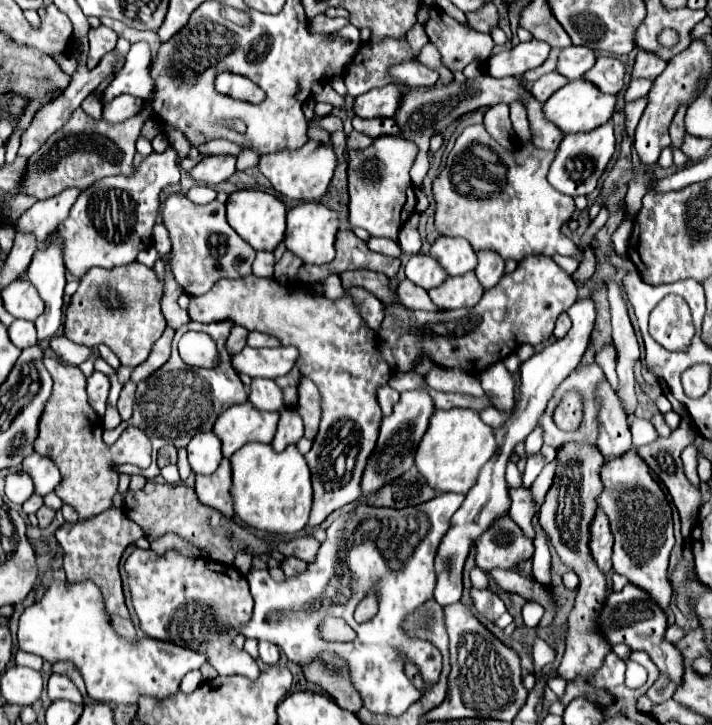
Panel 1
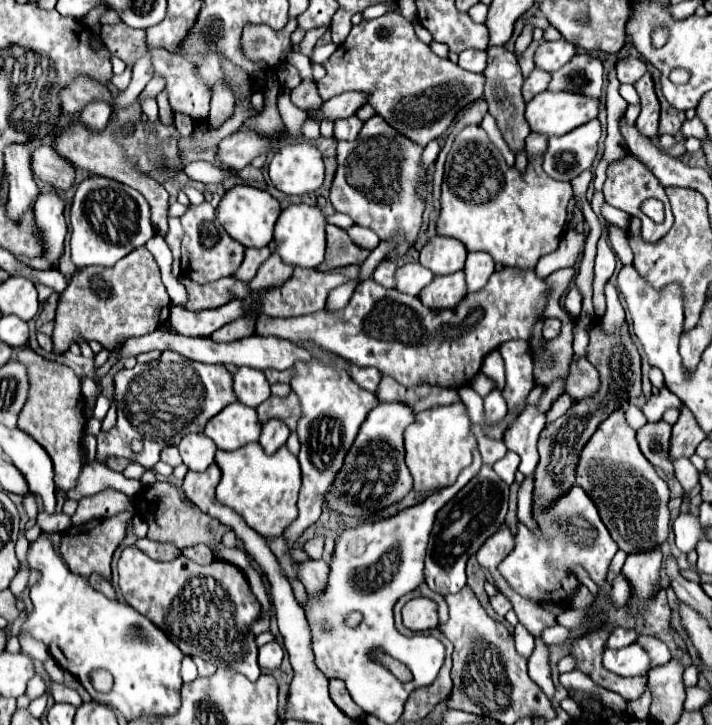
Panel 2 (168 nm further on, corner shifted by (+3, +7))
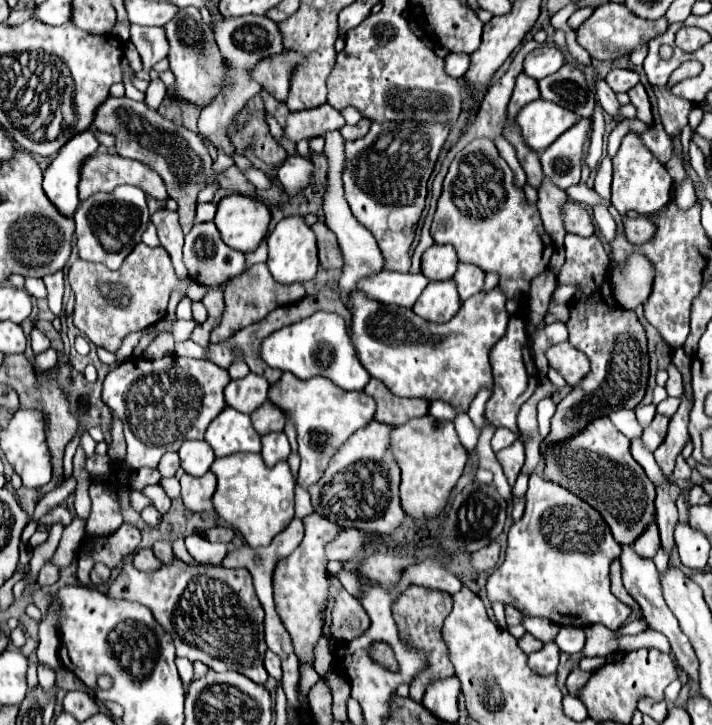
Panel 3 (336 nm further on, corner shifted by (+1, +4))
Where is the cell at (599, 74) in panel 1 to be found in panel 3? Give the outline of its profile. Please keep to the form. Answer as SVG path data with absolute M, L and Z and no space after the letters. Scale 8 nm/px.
M564 64L552 76L538 80L540 96L554 104L562 104L562 108L574 112L578 118L590 118L596 104L596 90L594 84L584 78L584 74Z

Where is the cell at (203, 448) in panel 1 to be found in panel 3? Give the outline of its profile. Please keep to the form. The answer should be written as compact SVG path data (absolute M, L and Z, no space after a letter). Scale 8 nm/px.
M186 440L180 446L178 454L180 454L180 464L182 464L184 472L190 476L204 476L216 458L210 444L204 440L200 440L200 442Z

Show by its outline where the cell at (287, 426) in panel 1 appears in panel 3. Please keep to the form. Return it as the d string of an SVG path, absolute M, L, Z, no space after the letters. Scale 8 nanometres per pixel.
M272 432L272 434L262 436L262 452L260 454L262 454L266 466L274 466L280 460L288 460L290 444L288 444L286 434L284 432L280 432L280 434Z

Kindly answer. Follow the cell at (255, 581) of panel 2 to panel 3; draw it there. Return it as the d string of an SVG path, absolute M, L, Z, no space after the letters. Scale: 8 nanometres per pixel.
M230 454L226 458L216 458L210 468L218 478L218 488L212 496L216 514L236 528L250 548L266 546L270 540L282 532L294 518L294 478L288 462L266 468L260 454Z

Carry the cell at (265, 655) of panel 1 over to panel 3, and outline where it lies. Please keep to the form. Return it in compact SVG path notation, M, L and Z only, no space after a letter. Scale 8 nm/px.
M266 652L266 658L264 658L264 666L266 666L266 670L268 670L268 674L272 676L272 678L276 678L276 680L280 680L282 678L282 668L280 668L280 656L276 656L274 652Z

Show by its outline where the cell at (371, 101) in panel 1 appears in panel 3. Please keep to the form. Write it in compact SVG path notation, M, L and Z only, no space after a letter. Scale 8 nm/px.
M330 104L292 112L286 120L284 132L292 142L300 142L302 138L324 136L328 130L340 130L344 126L344 118L338 110L330 108Z

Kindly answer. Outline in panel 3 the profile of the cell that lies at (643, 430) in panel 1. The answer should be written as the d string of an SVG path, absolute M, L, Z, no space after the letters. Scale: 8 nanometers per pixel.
M616 410L616 412L610 412L610 420L628 438L634 438L634 436L642 434L642 426L638 424L634 410Z

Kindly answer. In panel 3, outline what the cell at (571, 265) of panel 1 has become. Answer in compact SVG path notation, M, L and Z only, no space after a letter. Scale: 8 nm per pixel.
M550 270L542 272L540 276L536 276L532 280L532 288L530 288L530 324L536 328L538 324L544 322L544 316L548 312L548 304L550 304L550 296L556 290L554 286L554 274Z

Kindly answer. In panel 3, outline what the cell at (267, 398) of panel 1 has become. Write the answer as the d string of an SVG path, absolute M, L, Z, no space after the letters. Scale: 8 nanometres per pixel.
M248 374L240 380L232 380L224 388L226 406L236 408L242 414L252 414L258 406L262 406L266 402L268 388L270 388L270 384L266 382L266 378L262 378L258 374Z

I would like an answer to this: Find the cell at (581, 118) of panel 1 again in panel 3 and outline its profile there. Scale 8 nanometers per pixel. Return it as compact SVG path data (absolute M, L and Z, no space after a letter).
M542 98L526 104L516 116L520 134L526 146L530 146L534 152L546 150L562 132L566 132L576 122L578 116L574 116L574 112L566 112L566 108Z

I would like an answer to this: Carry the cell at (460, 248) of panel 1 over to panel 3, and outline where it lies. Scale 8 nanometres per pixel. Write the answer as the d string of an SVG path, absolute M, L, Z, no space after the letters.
M430 246L422 256L422 274L436 282L436 280L450 280L456 272L458 256L450 246Z

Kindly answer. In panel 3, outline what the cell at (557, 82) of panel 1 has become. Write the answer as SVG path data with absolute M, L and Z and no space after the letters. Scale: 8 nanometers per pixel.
M518 74L516 76L516 86L514 86L514 92L512 92L512 98L510 98L510 104L508 104L508 116L510 120L516 118L518 110L524 108L528 102L532 100L538 100L540 98L540 92L538 92L538 82L526 74Z

